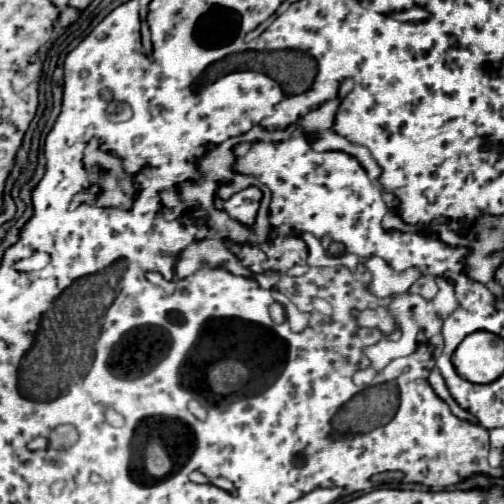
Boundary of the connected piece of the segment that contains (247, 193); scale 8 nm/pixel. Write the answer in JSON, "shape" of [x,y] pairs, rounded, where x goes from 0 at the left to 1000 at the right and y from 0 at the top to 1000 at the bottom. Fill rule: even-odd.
{"shape":[[[496,369],[482,381],[462,385],[446,401],[438,393],[427,393],[427,405],[431,405],[431,413],[450,417],[458,433],[486,440],[486,444],[498,444],[506,437],[506,425],[510,425],[520,389],[520,381],[508,369]]]}

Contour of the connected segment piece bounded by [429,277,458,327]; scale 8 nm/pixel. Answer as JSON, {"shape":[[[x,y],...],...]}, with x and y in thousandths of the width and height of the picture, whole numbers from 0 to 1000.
{"shape":[[[867,550],[865,560],[871,577],[859,595],[859,615],[851,627],[863,627],[871,623],[875,627],[875,649],[877,649],[877,627],[893,625],[907,609],[909,595],[903,585],[903,567],[883,550]]]}

